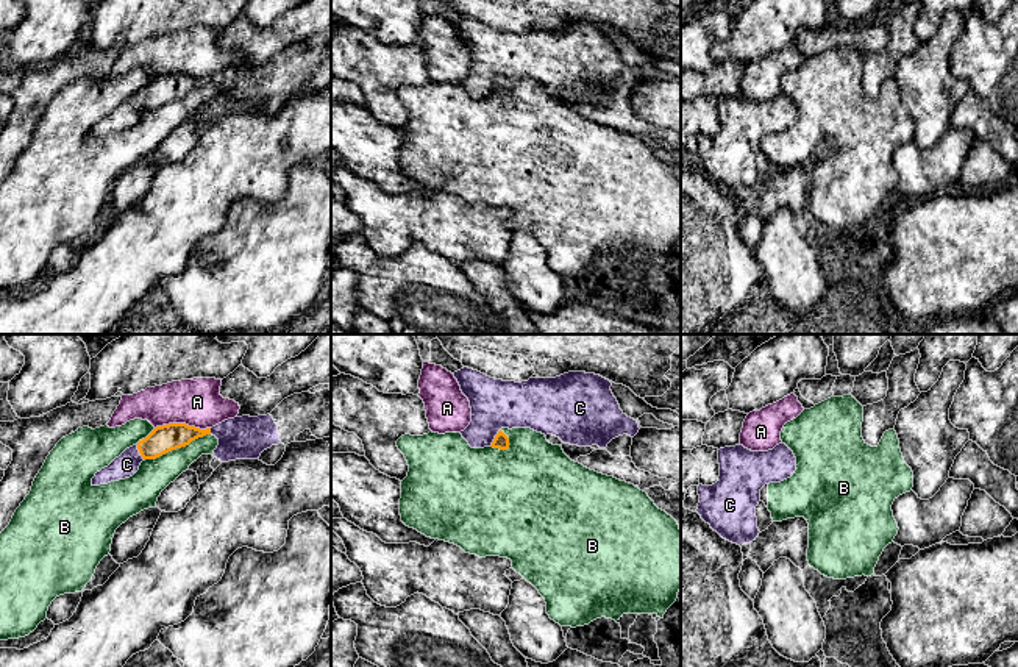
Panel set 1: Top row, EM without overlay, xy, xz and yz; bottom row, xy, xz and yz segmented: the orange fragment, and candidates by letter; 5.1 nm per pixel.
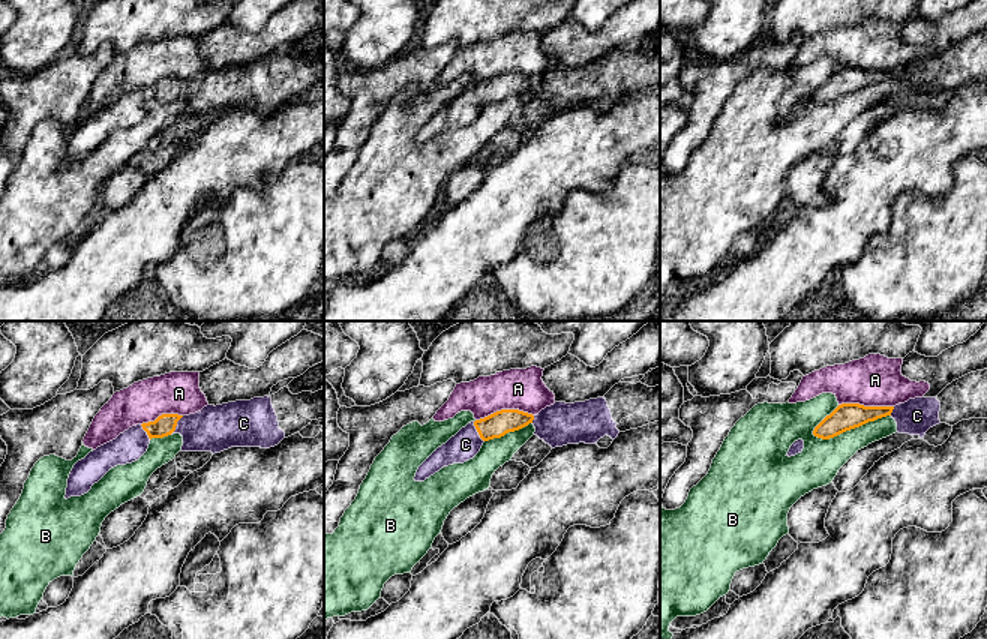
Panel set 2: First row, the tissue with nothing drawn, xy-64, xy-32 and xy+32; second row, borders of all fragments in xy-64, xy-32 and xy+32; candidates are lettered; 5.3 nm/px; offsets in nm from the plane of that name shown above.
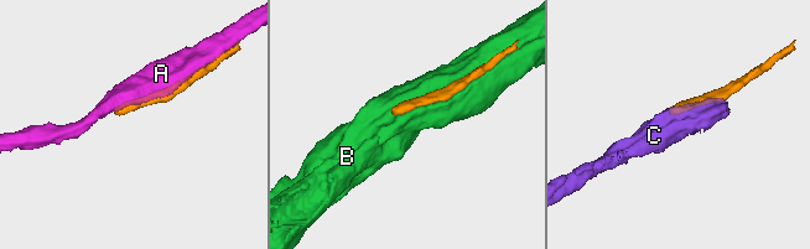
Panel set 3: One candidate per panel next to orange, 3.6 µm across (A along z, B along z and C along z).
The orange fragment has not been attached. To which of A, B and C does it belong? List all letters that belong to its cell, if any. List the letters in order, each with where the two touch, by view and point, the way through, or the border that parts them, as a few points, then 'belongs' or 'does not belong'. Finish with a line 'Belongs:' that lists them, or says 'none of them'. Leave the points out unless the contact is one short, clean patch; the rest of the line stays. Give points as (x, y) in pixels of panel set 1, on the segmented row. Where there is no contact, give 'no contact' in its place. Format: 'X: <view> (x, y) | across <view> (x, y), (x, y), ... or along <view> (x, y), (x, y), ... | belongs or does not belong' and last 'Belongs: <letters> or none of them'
A: xy (181, 424) | does not belong
B: xy (177, 447) | does not belong
C: xz (495, 438) | belongs
Belongs: C

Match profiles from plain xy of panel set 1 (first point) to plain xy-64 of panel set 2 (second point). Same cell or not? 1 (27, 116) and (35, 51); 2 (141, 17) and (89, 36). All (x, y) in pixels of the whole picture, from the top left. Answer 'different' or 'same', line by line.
1: different
2: same

